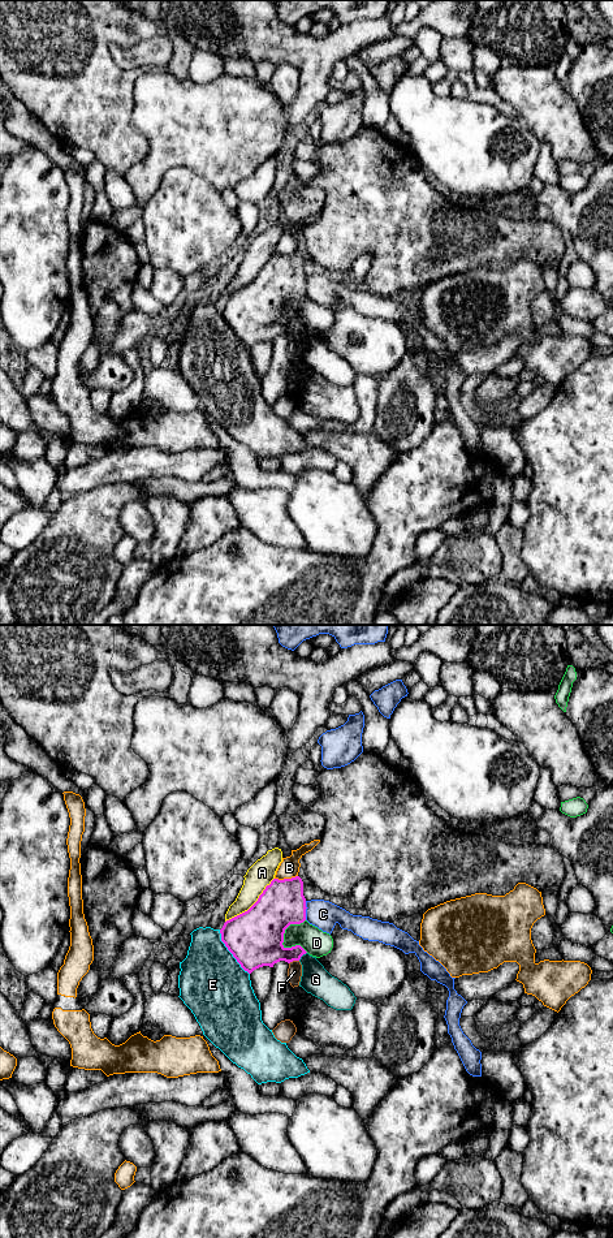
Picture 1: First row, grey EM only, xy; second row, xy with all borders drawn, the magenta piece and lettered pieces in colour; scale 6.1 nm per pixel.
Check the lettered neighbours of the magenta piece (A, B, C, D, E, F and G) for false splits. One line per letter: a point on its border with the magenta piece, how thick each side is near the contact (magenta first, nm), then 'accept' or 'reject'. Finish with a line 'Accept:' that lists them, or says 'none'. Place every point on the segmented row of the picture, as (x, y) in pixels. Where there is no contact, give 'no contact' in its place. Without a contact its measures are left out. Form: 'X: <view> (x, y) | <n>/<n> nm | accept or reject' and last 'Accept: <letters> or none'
A: xy (253, 905) | 340/160 nm | reject
B: xy (285, 879) | 280/120 nm | reject
C: xy (305, 910) | 280/180 nm | reject
D: xy (285, 928) | 340/160 nm | reject
E: xy (229, 950) | 340/420 nm | reject
F: xy (293, 960) | 300/90 nm | reject
G: xy (302, 954) | 240/180 nm | reject
Accept: none

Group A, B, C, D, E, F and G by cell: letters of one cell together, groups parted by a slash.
A / B / C / D / E / F / G

